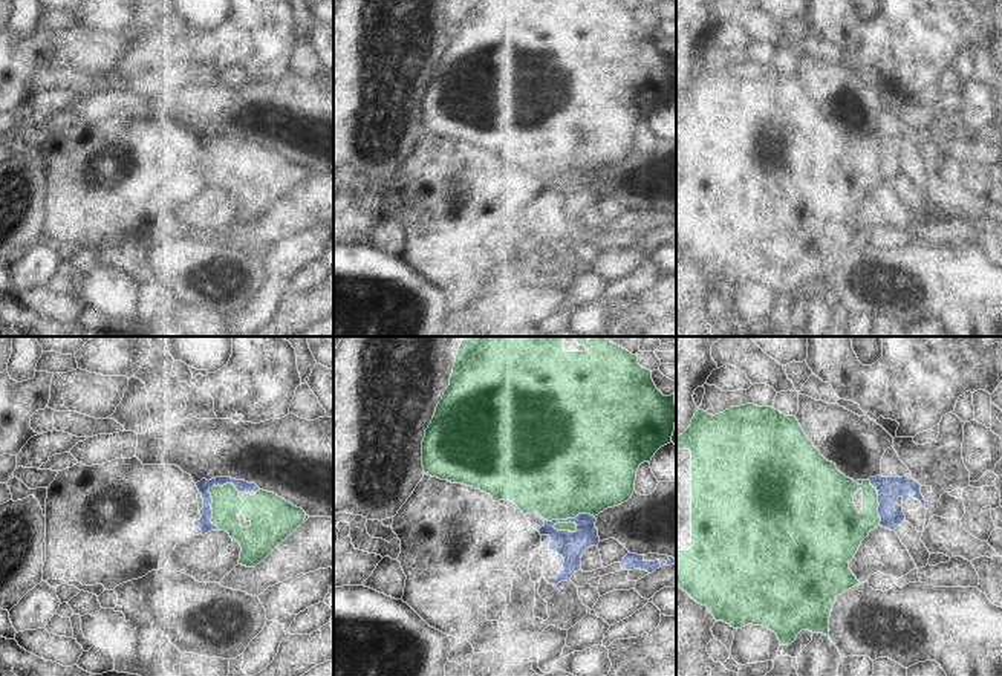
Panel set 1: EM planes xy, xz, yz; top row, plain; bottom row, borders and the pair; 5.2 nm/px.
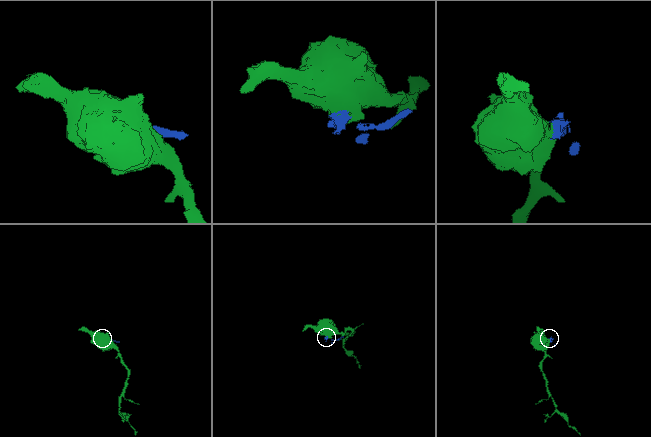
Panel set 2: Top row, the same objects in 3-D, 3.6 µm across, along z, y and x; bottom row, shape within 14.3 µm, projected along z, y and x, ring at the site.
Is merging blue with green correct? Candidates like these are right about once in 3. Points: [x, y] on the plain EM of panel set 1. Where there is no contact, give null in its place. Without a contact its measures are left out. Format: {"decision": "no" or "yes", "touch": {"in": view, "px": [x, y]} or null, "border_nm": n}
{"decision": "no", "touch": {"in": "xz", "px": [569, 176]}, "border_nm": 260}

